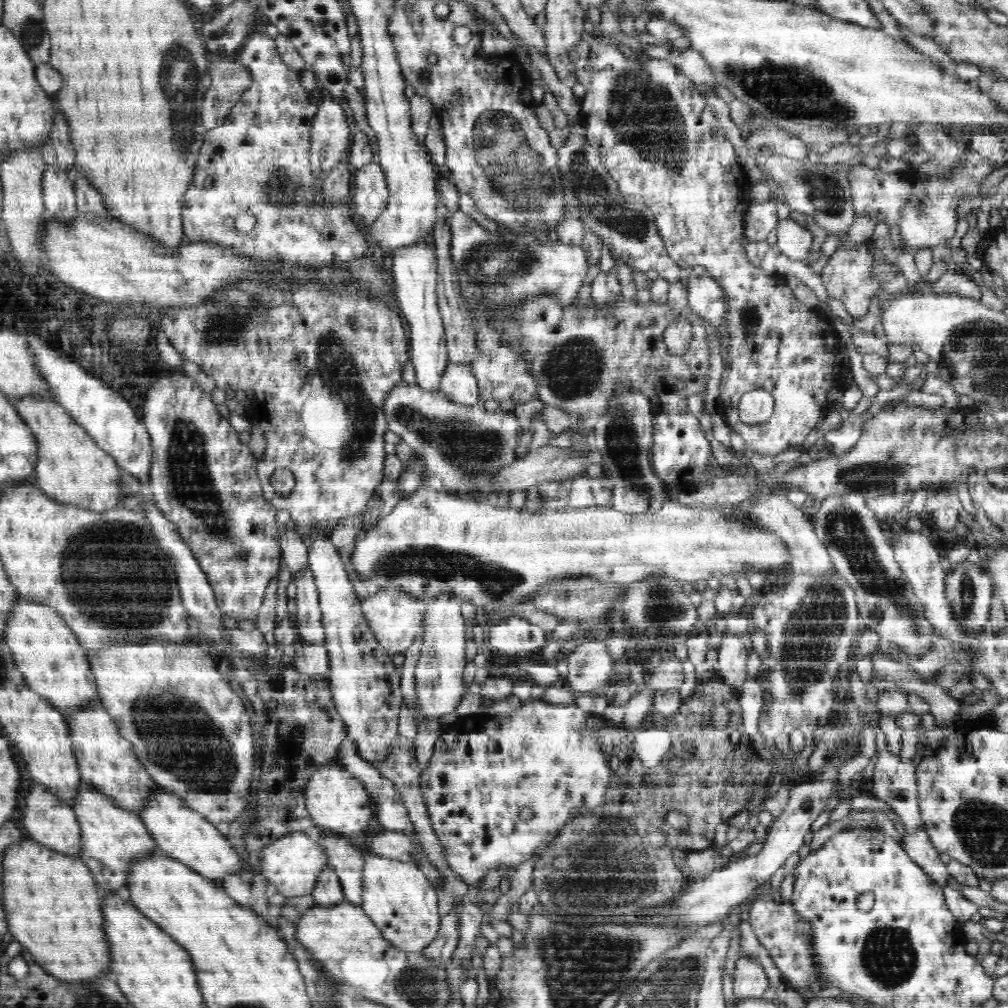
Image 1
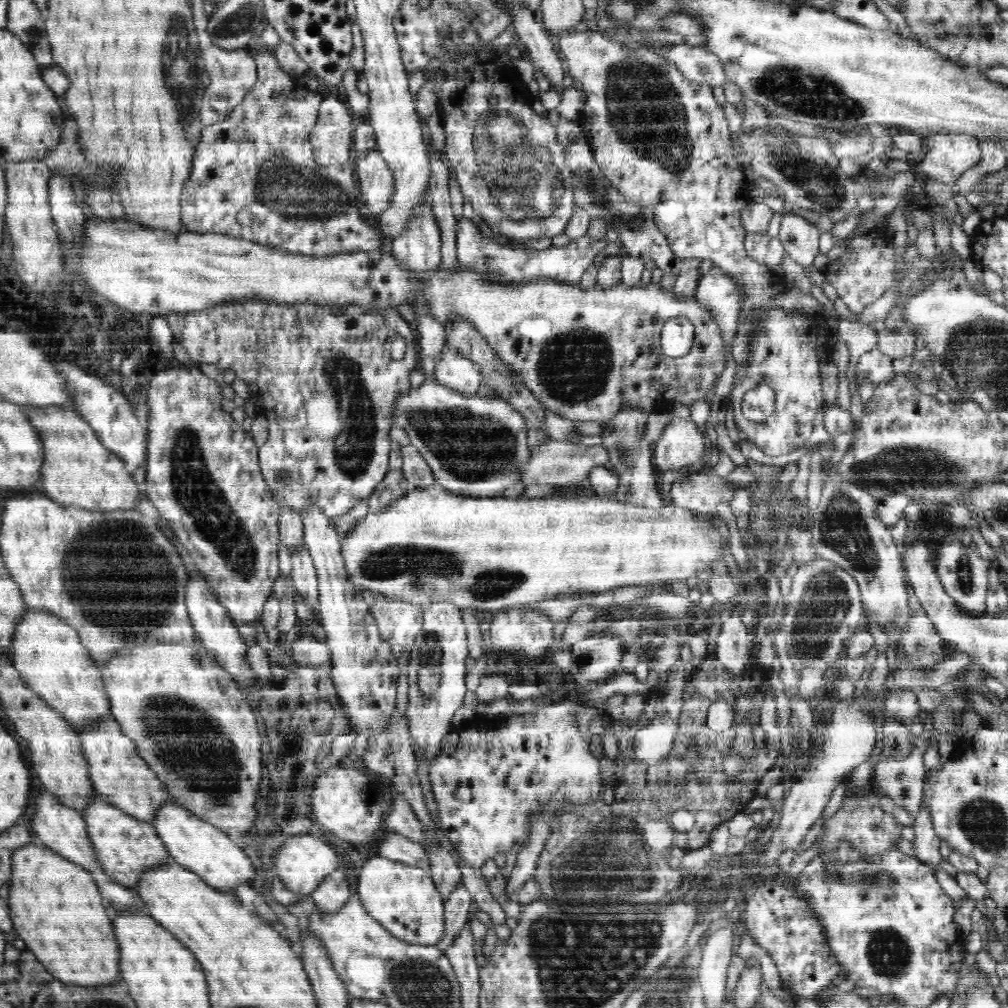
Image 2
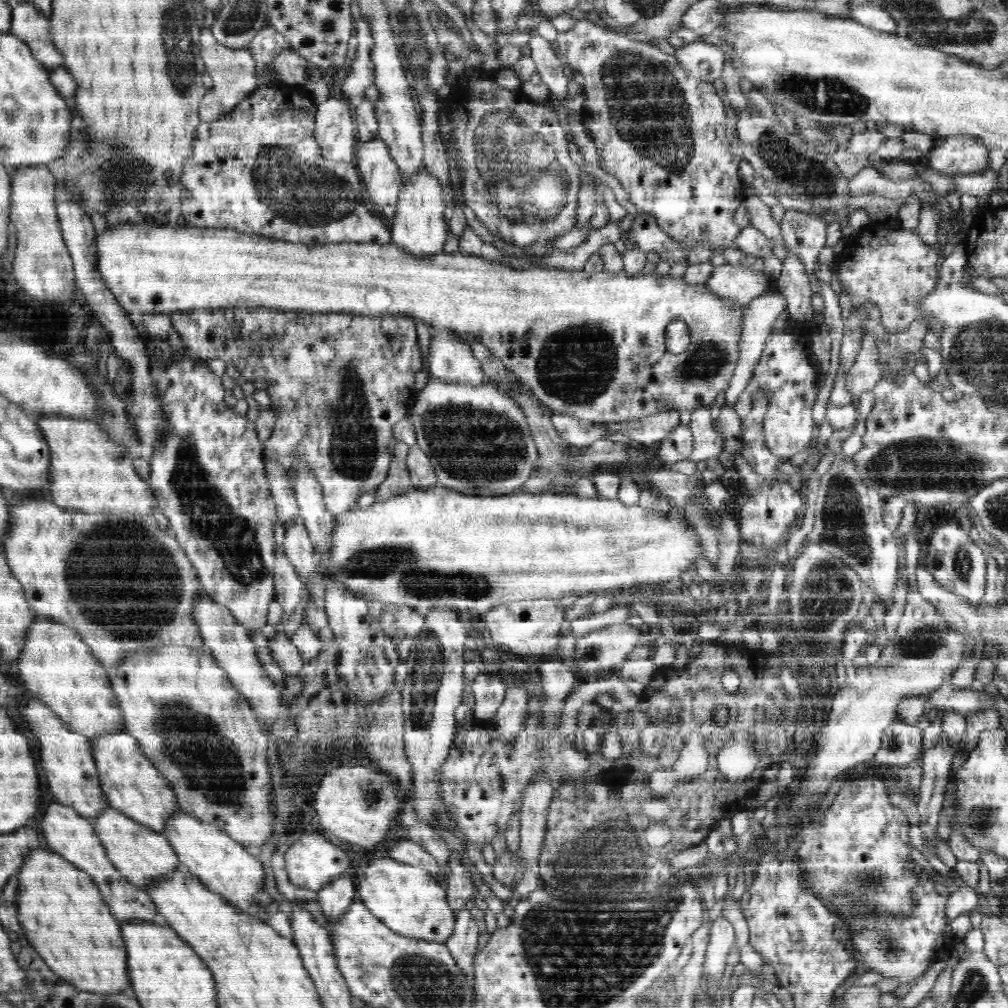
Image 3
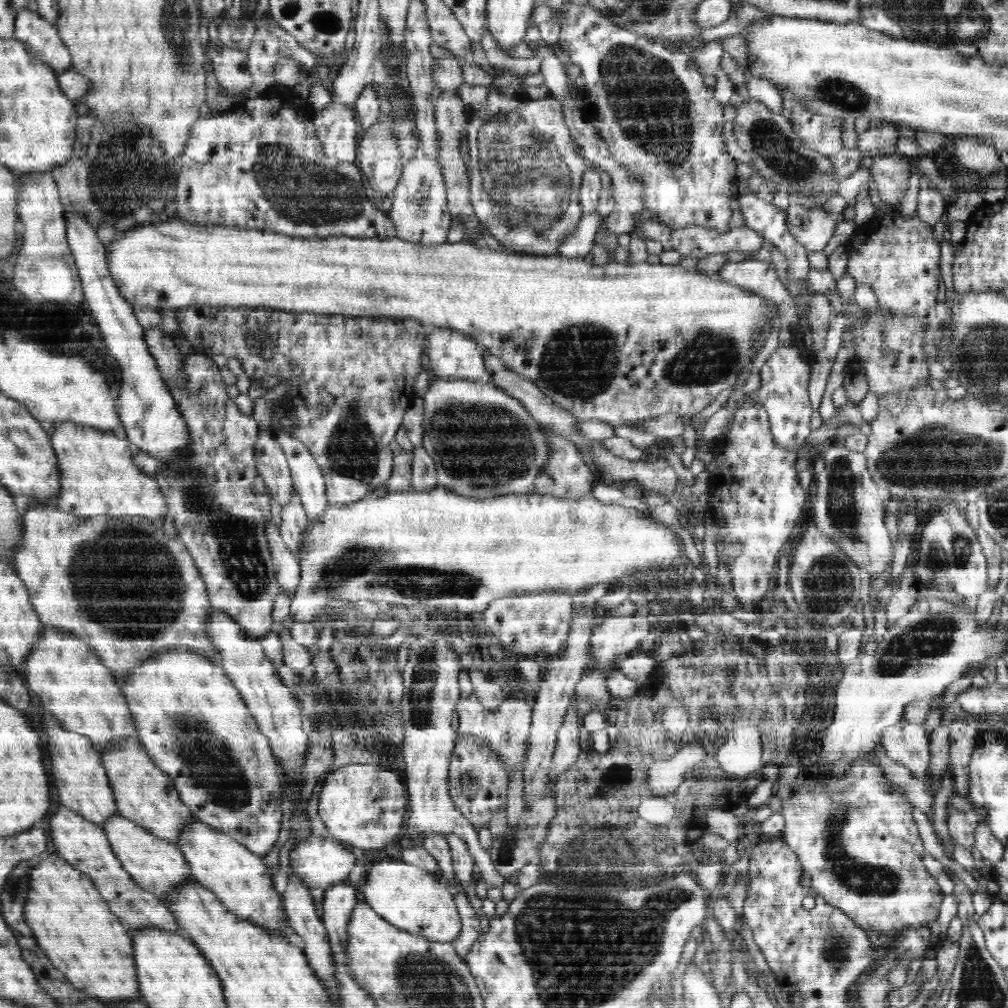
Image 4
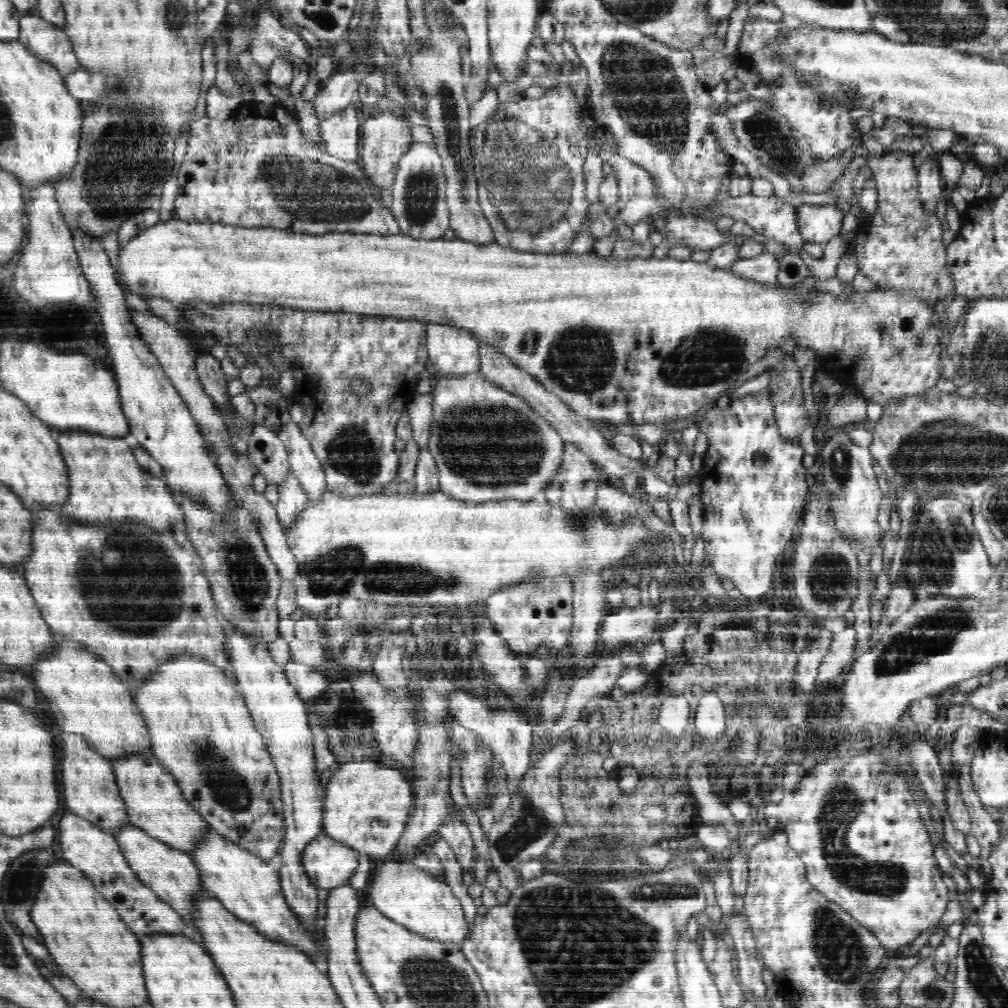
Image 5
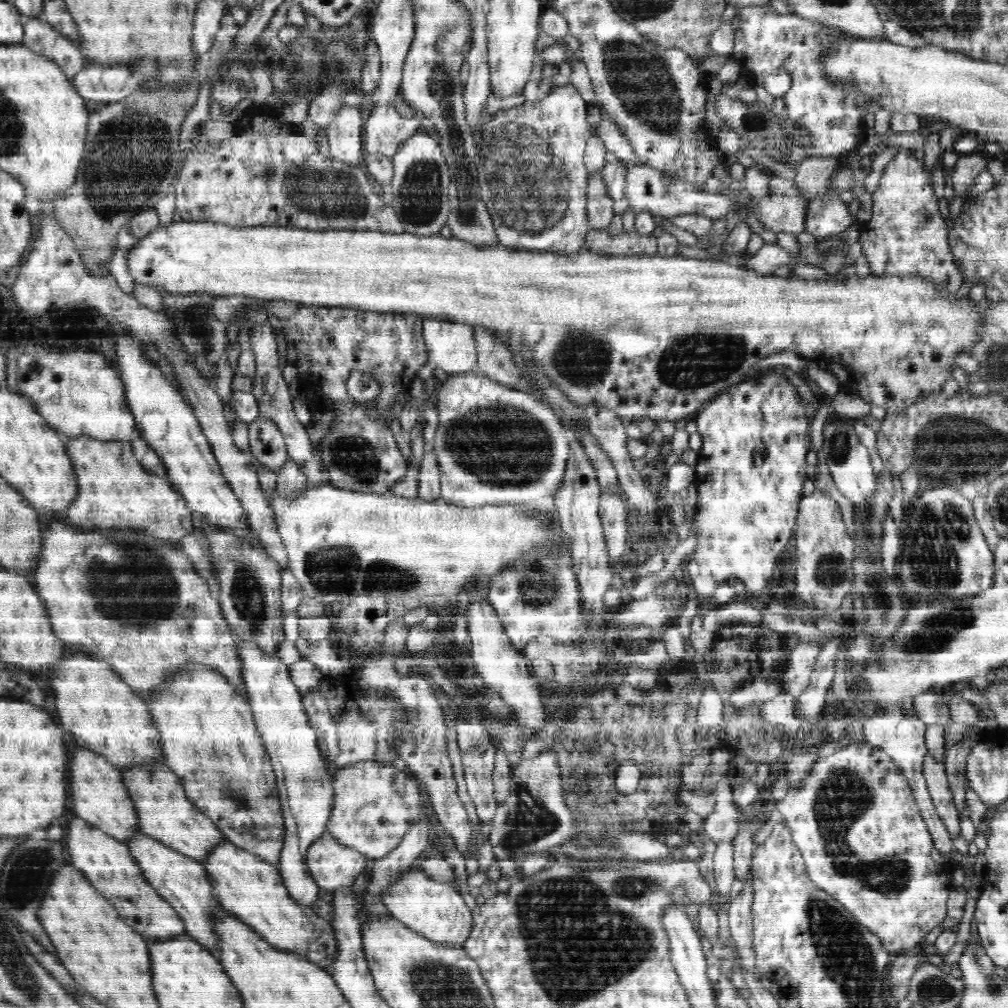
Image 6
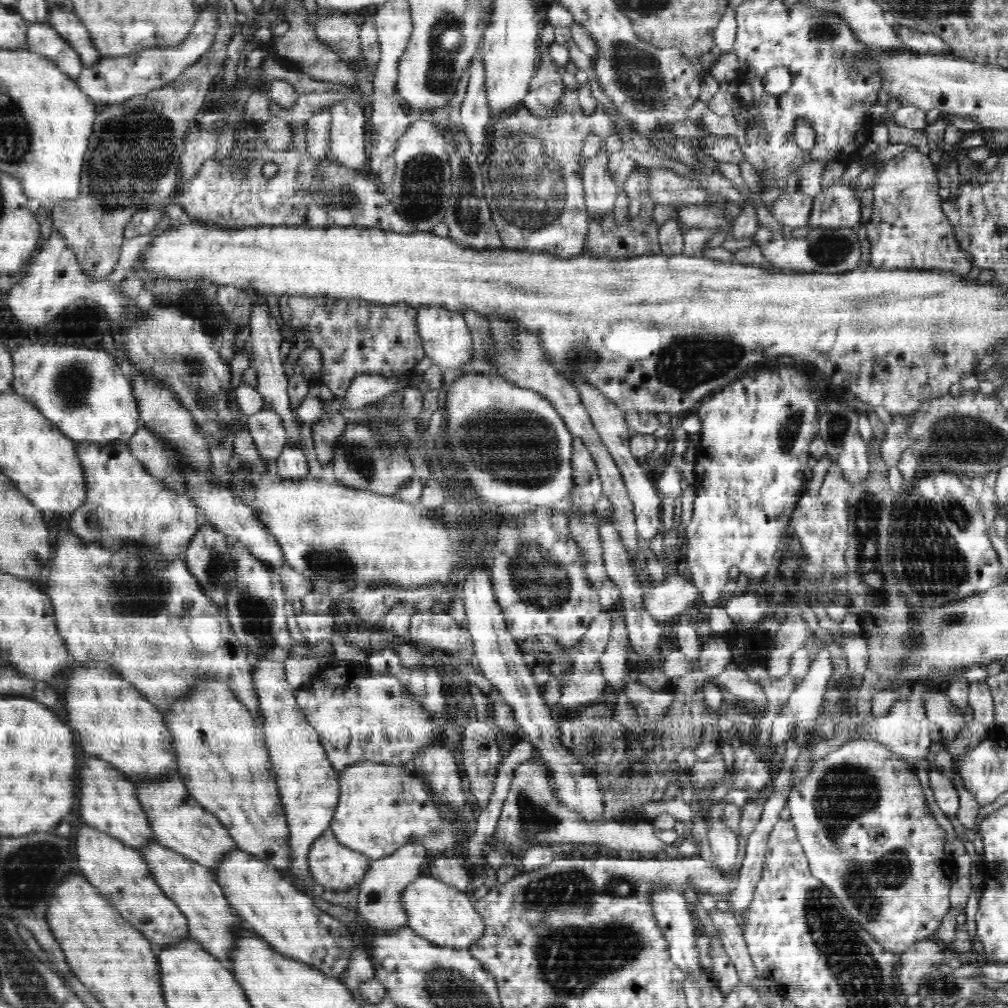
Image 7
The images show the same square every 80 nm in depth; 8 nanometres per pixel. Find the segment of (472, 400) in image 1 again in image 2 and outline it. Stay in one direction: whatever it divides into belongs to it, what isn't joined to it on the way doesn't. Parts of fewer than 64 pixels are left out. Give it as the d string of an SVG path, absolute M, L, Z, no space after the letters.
M444 344L440 360L436 360L434 377L442 386L462 392L464 396L474 396L483 383L481 366L472 362L462 352L451 345Z

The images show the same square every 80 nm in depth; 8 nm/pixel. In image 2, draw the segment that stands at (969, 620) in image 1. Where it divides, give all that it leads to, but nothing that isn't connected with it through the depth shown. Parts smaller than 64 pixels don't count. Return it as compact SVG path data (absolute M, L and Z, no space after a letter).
M946 536L944 544L940 546L936 554L936 564L938 564L938 577L942 580L943 587L946 588L948 596L956 598L956 604L972 617L982 617L986 612L986 594L988 594L989 564L986 559L978 558L976 552L964 550L958 544L958 538Z

